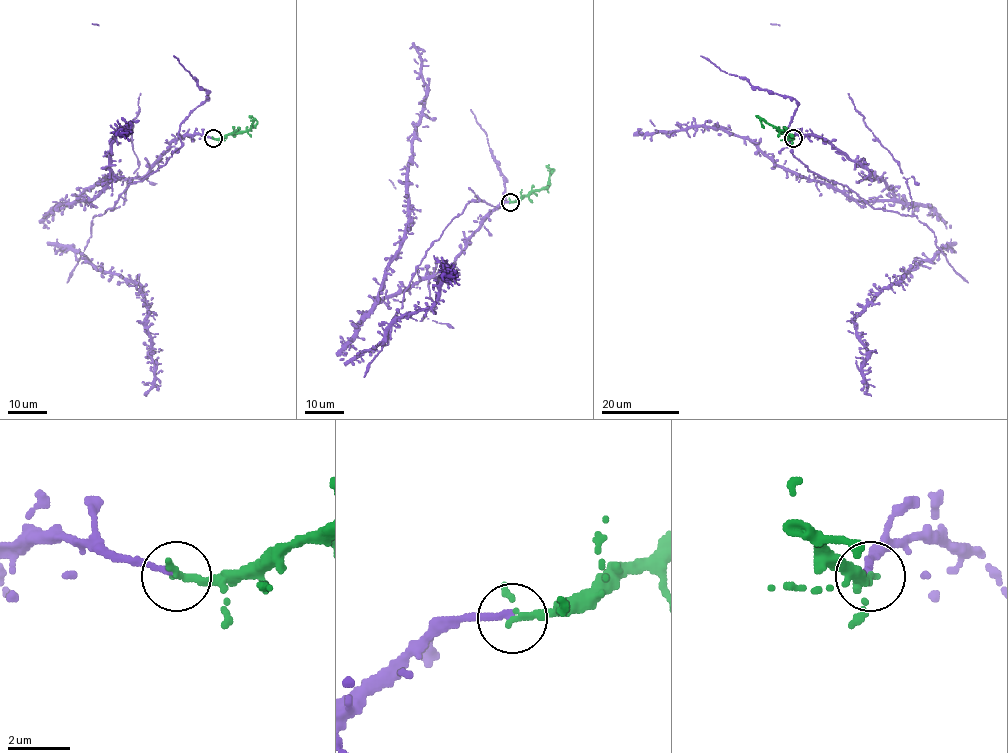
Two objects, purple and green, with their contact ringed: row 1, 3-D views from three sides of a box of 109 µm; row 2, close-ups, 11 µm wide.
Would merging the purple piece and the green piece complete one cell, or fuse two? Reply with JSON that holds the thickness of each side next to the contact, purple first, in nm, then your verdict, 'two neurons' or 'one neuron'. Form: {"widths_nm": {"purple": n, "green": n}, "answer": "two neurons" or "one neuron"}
{"widths_nm": {"purple": 240, "green": 170}, "answer": "one neuron"}

